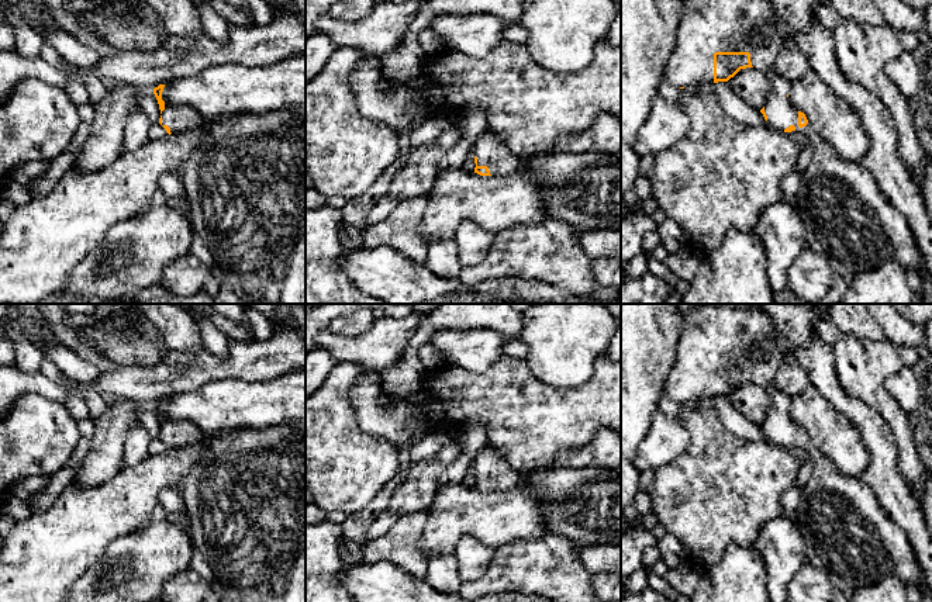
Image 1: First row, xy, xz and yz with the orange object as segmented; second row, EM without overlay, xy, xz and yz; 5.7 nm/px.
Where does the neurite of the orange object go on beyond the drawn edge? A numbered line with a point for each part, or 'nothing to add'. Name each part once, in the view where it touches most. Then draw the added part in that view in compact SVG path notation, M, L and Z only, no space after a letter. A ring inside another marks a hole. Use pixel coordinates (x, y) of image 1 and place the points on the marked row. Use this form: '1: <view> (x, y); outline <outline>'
1: yz (706, 27); outline M684 0L676 44L663 66L663 77L677 87L714 83L715 52L749 52L753 69L767 76L770 93L764 105L767 124L779 131L790 125L802 135L812 128L798 127L798 110L788 101L791 82L774 69L774 60L787 39L794 35L784 20L779 18L770 0Z

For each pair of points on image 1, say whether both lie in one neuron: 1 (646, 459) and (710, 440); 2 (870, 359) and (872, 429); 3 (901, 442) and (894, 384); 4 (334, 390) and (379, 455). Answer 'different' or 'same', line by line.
1: different
2: different
3: different
4: same

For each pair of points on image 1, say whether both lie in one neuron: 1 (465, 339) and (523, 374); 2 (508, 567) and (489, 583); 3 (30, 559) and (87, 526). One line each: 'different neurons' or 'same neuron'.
1: different neurons
2: same neuron
3: same neuron

